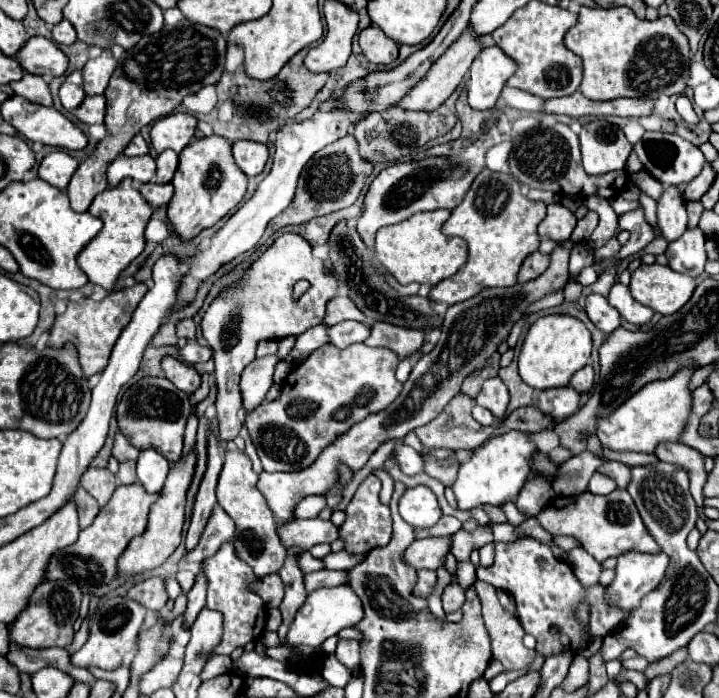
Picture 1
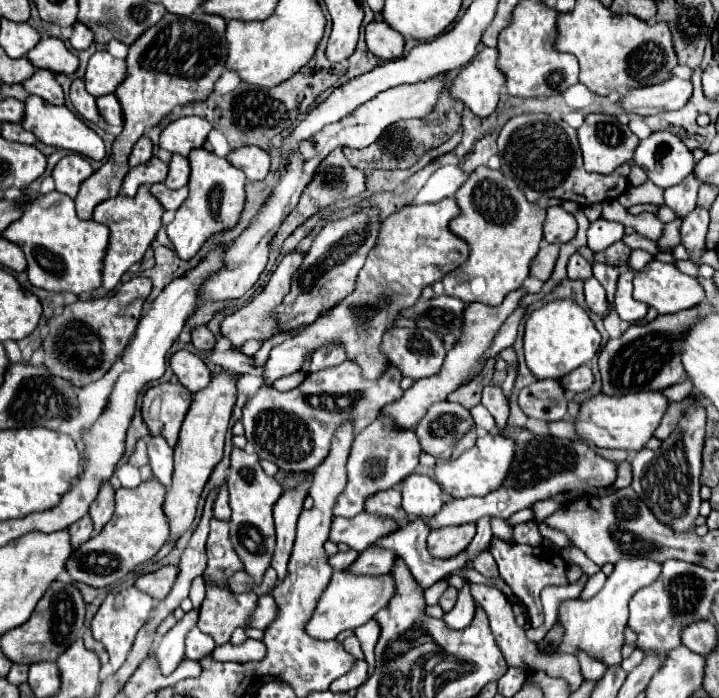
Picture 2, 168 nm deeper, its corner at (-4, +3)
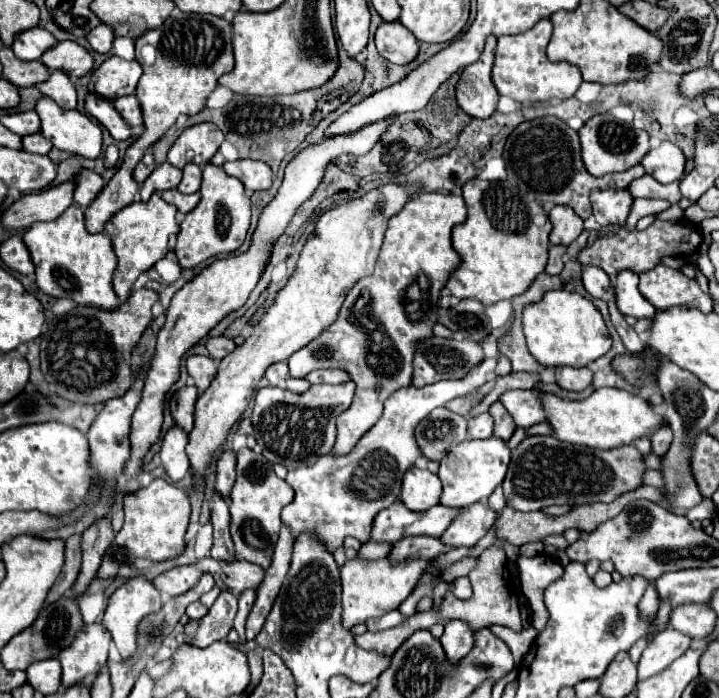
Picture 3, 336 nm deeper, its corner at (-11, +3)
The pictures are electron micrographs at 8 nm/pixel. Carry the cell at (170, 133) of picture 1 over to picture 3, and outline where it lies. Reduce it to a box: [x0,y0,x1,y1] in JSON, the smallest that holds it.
[167,123,223,169]

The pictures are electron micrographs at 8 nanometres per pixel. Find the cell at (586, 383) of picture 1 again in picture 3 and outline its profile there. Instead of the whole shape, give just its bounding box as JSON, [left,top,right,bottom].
[555,367,593,391]

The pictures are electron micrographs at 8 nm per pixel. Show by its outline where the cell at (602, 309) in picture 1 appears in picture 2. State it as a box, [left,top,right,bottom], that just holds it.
[584,277,610,317]

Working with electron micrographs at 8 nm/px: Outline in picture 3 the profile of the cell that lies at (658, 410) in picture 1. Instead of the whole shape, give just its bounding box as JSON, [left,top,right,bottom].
[541,389,663,449]

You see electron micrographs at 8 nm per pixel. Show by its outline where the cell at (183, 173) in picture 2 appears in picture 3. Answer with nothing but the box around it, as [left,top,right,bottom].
[179,163,201,193]

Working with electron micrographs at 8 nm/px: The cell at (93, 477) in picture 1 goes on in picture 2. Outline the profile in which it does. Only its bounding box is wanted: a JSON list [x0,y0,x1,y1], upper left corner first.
[90,481,114,533]

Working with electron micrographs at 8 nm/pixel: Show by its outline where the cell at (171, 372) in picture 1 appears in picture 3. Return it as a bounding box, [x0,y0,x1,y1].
[187,355,217,393]

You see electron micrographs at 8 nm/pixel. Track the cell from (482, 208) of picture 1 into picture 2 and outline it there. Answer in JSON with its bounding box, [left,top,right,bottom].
[442,167,546,305]

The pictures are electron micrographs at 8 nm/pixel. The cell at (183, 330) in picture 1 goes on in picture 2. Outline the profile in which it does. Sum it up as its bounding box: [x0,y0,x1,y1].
[192,325,214,351]

